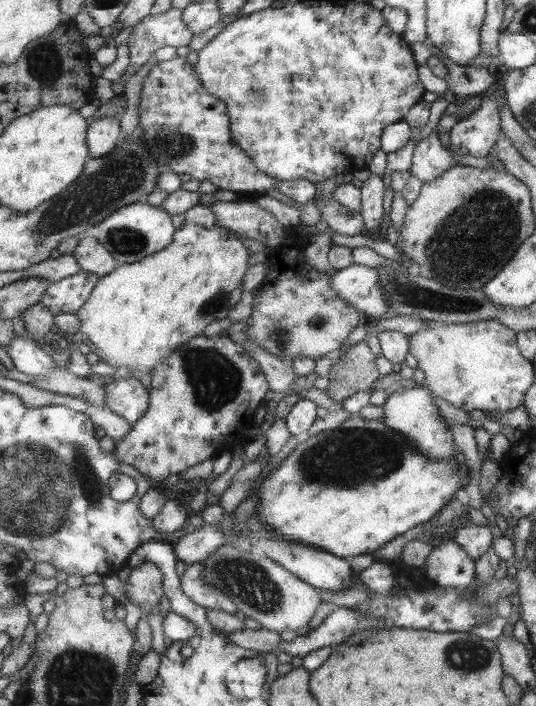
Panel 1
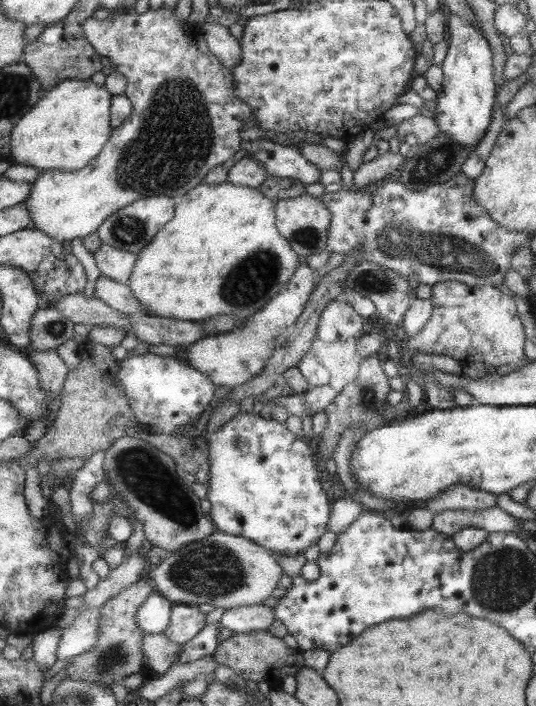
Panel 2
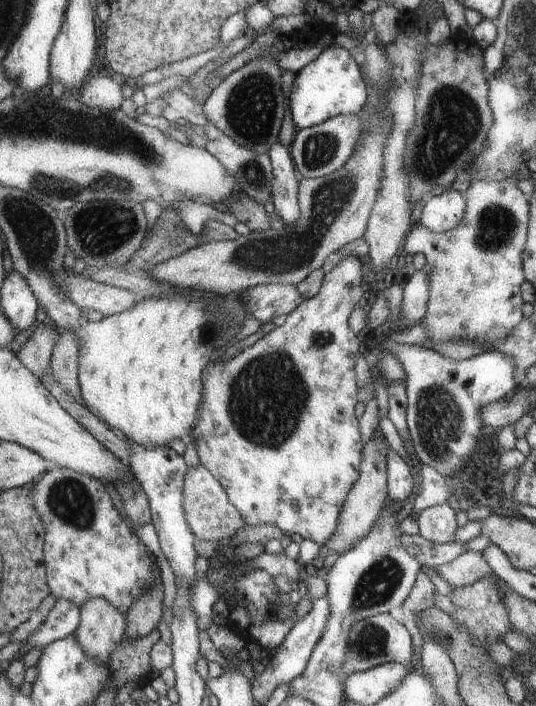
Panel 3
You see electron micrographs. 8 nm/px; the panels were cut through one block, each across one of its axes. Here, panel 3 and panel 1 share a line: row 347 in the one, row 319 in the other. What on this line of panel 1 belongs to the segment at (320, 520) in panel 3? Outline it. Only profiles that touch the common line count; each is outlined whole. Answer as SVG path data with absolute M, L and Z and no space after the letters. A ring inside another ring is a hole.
M281 246L269 250L267 264L269 274L253 300L253 314L251 320L247 320L249 332L245 336L289 364L305 356L321 360L339 354L359 326L359 310L331 288L333 274L321 274L313 268L309 272L309 264L303 256L297 260L297 266L285 266Z

